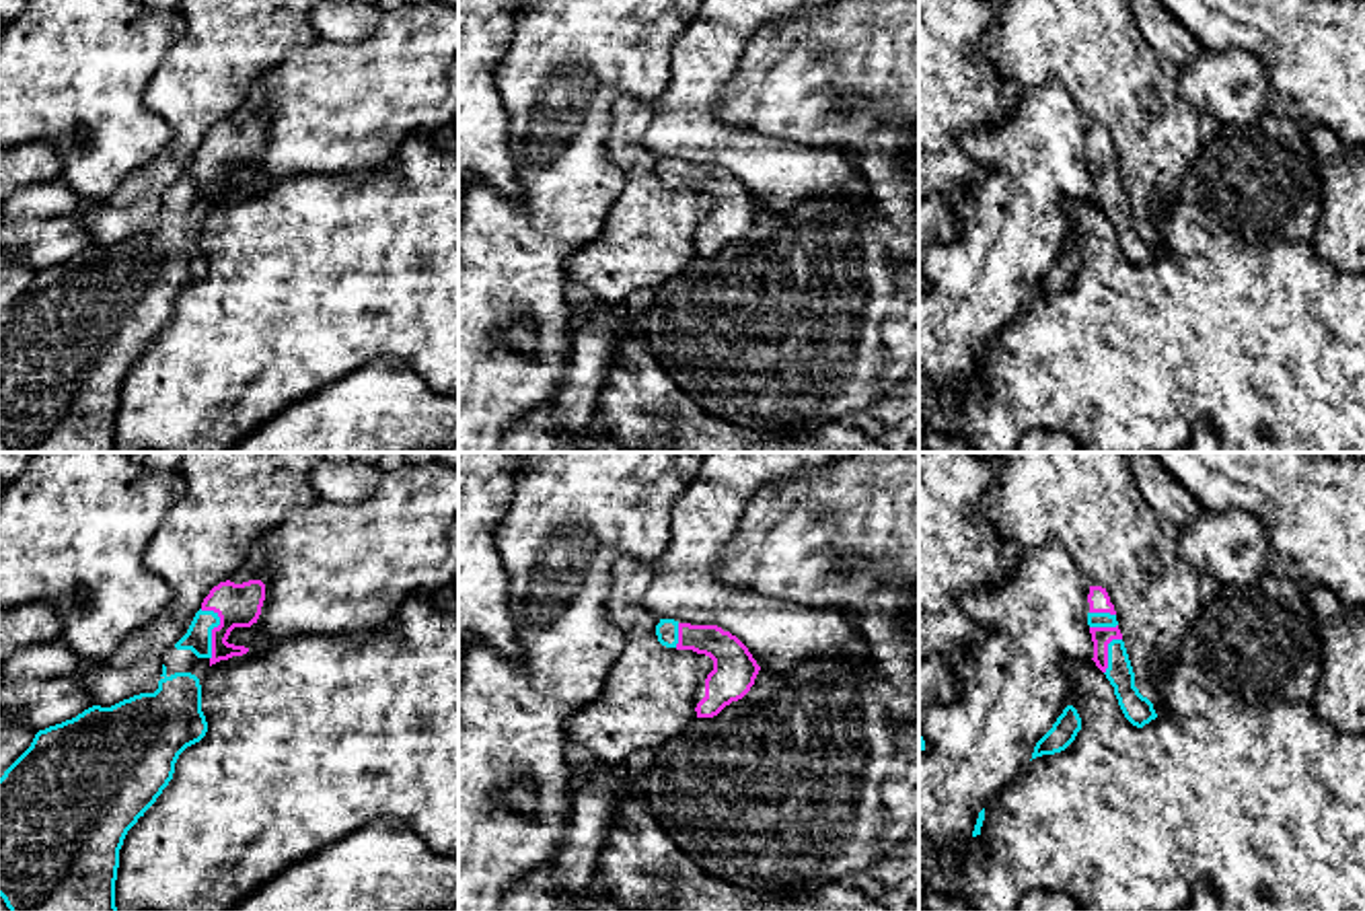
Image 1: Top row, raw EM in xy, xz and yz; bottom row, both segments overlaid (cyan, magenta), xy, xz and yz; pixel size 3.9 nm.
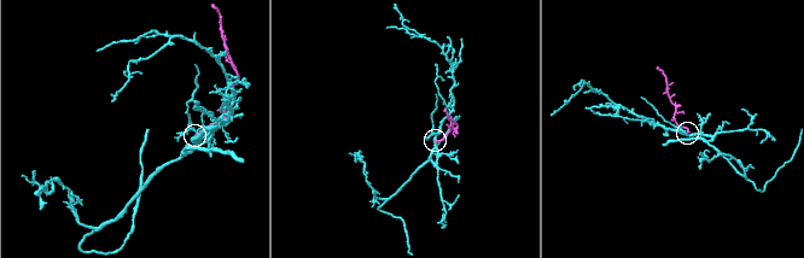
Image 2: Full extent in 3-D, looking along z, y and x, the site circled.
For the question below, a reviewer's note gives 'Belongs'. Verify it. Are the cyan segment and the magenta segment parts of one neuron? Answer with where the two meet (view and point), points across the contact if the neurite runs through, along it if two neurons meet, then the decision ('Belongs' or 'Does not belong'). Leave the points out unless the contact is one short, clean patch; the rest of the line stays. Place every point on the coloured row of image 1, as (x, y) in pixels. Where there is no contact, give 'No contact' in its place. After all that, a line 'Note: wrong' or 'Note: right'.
Touches cyan at xy (212, 628). Belongs
Note: right

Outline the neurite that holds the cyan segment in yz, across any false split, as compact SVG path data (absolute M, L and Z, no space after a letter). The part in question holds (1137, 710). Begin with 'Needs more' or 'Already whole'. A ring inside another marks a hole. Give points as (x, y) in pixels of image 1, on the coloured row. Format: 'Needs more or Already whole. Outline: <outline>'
Needs more. Outline: M1090 586L1087 625L1094 642L1094 662L1114 687L1124 718L1143 728L1157 718L1153 703L1135 687L1135 672L1118 629L1116 611L1106 588Z

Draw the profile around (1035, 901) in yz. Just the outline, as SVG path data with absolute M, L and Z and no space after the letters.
M1040 892L1026 895L1018 911L1085 911L1065 892Z

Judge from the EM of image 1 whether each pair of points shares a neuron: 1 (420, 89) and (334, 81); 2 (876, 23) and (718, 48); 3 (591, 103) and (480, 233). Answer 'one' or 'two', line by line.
1: one
2: two
3: one

